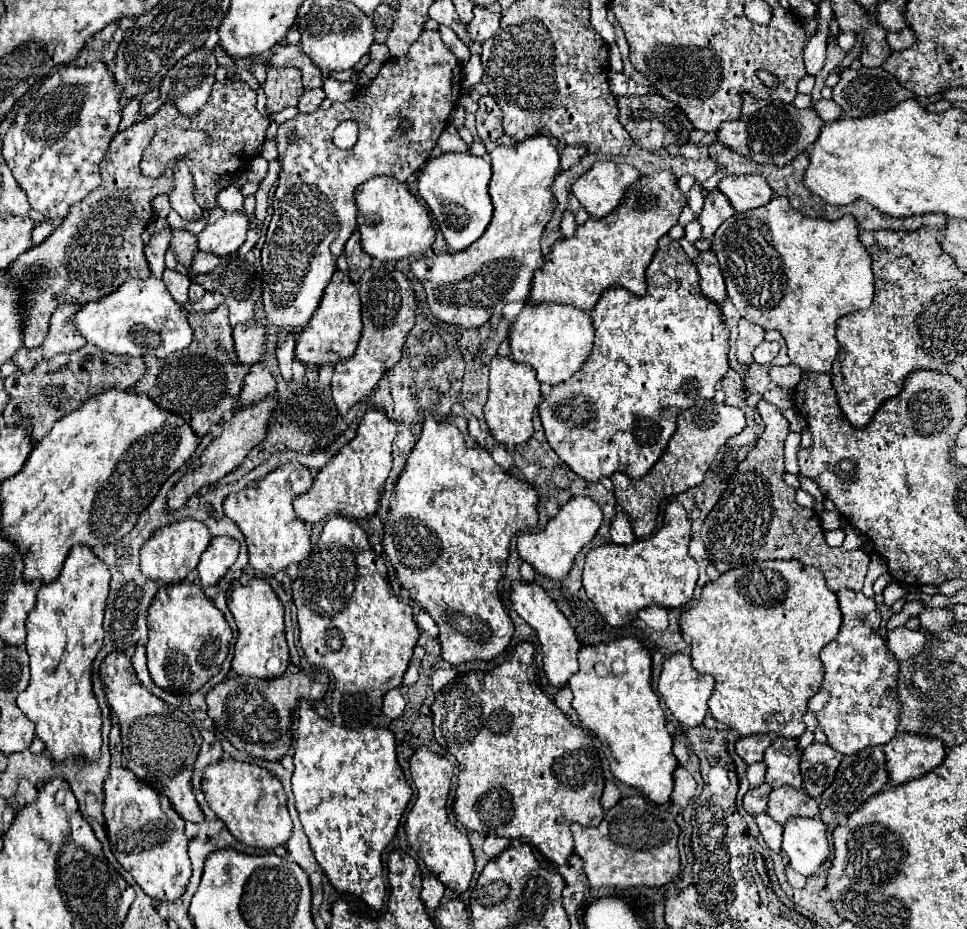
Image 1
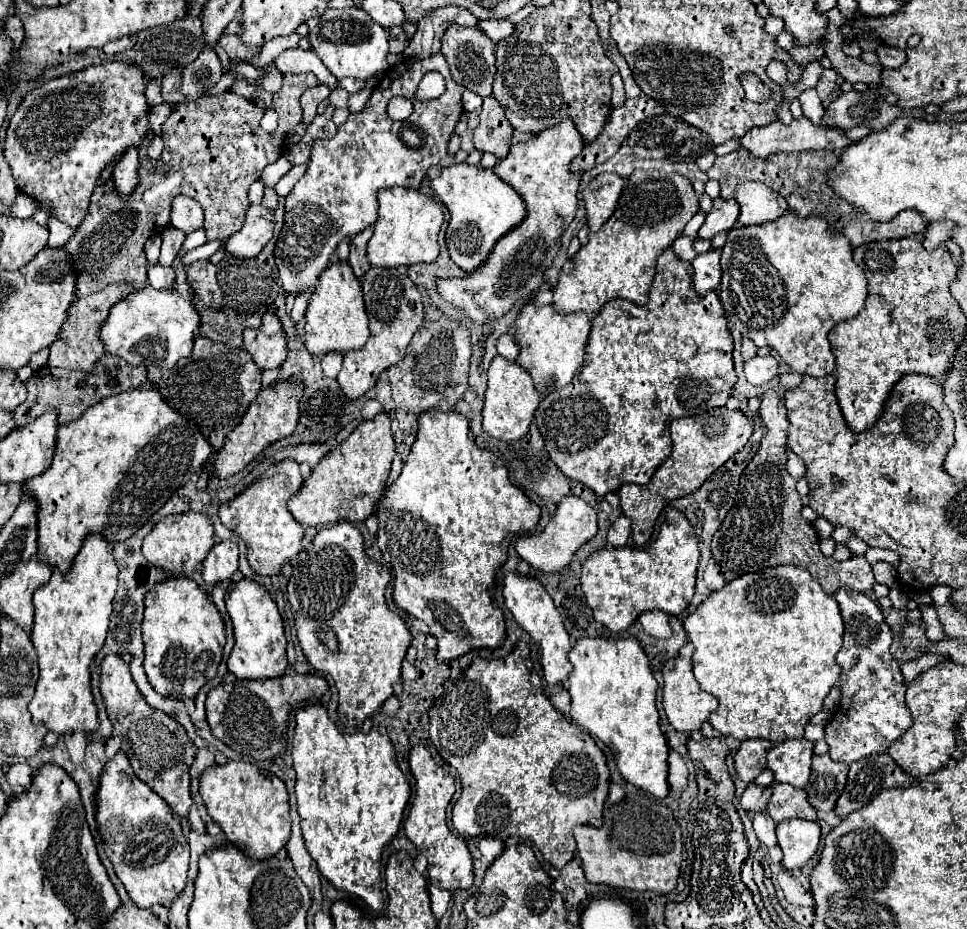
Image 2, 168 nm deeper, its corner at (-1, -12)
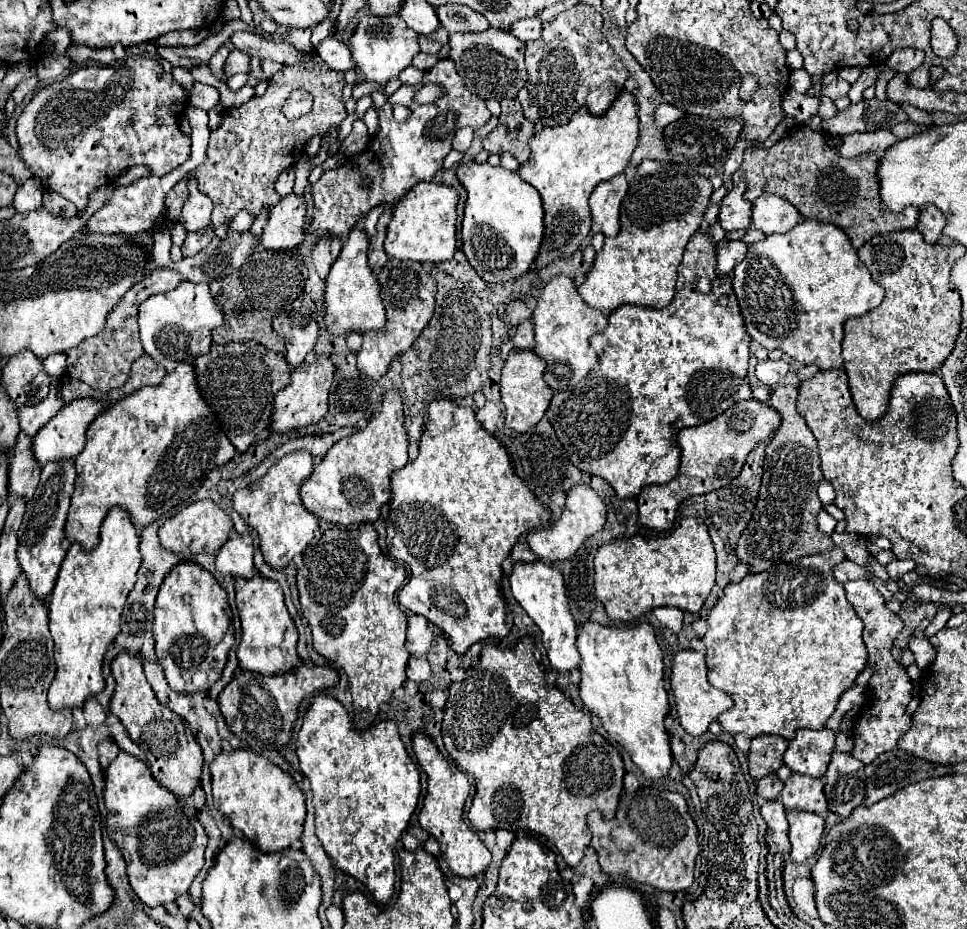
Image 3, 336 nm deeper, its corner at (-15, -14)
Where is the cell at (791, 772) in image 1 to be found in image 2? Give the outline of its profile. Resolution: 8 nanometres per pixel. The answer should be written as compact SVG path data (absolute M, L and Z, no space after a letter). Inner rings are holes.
M789 739L775 745L767 757L767 769L773 771L775 783L789 783L803 789L811 773L813 743L807 739Z

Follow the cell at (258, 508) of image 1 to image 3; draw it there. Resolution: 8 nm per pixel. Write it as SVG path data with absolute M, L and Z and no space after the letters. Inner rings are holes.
M293 451L281 457L257 483L239 489L233 495L233 507L243 521L259 533L259 547L263 559L273 569L285 569L297 553L303 553L317 529L317 517L309 513L299 495L299 487L313 471L313 459L309 451Z

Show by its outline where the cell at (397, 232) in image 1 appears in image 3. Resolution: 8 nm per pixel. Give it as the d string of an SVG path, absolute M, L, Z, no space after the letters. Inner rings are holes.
M421 181L413 185L393 207L393 217L387 227L385 251L395 259L411 259L419 263L439 263L453 259L457 243L457 207L459 193L455 187L437 181Z

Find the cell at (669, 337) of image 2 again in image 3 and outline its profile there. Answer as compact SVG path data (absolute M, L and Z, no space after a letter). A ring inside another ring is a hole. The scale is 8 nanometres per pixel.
M699 229L687 243L673 303L665 309L637 305L615 309L609 315L607 329L591 337L591 347L599 355L595 369L573 389L555 393L547 409L547 417L571 463L609 481L621 499L637 497L643 487L669 483L677 475L681 459L677 433L683 427L703 425L733 407L737 401L753 397L747 379L751 337L745 331L739 303L731 287L731 277L719 277L715 273L715 249L717 245L711 241L707 229ZM699 277L711 279L711 293L705 295L697 289Z

